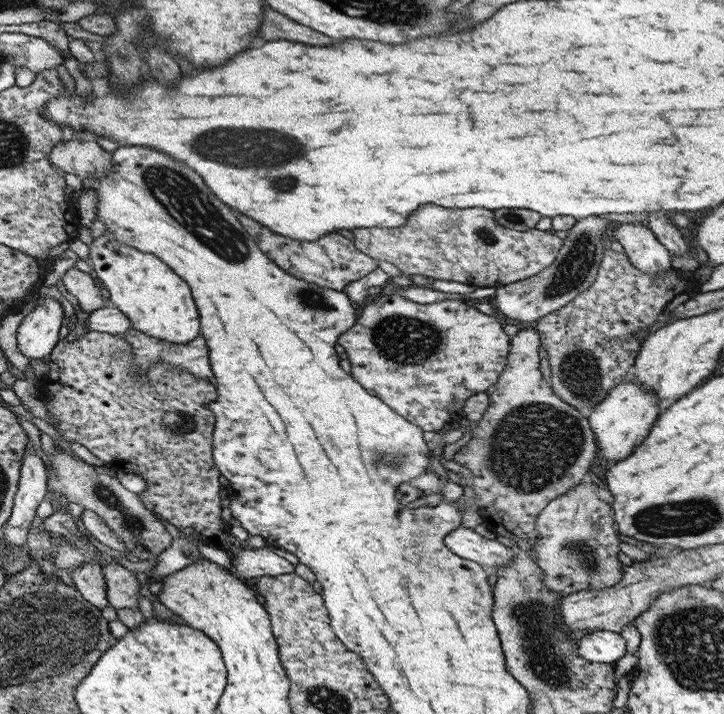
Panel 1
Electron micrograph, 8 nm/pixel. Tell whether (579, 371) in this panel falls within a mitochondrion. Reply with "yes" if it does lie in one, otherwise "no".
yes

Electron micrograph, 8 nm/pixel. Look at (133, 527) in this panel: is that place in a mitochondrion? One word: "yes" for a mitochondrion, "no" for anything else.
yes

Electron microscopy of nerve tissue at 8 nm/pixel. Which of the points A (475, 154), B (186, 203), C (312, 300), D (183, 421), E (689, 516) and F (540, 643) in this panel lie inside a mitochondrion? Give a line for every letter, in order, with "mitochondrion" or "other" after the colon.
A: other
B: mitochondrion
C: mitochondrion
D: mitochondrion
E: mitochondrion
F: mitochondrion

